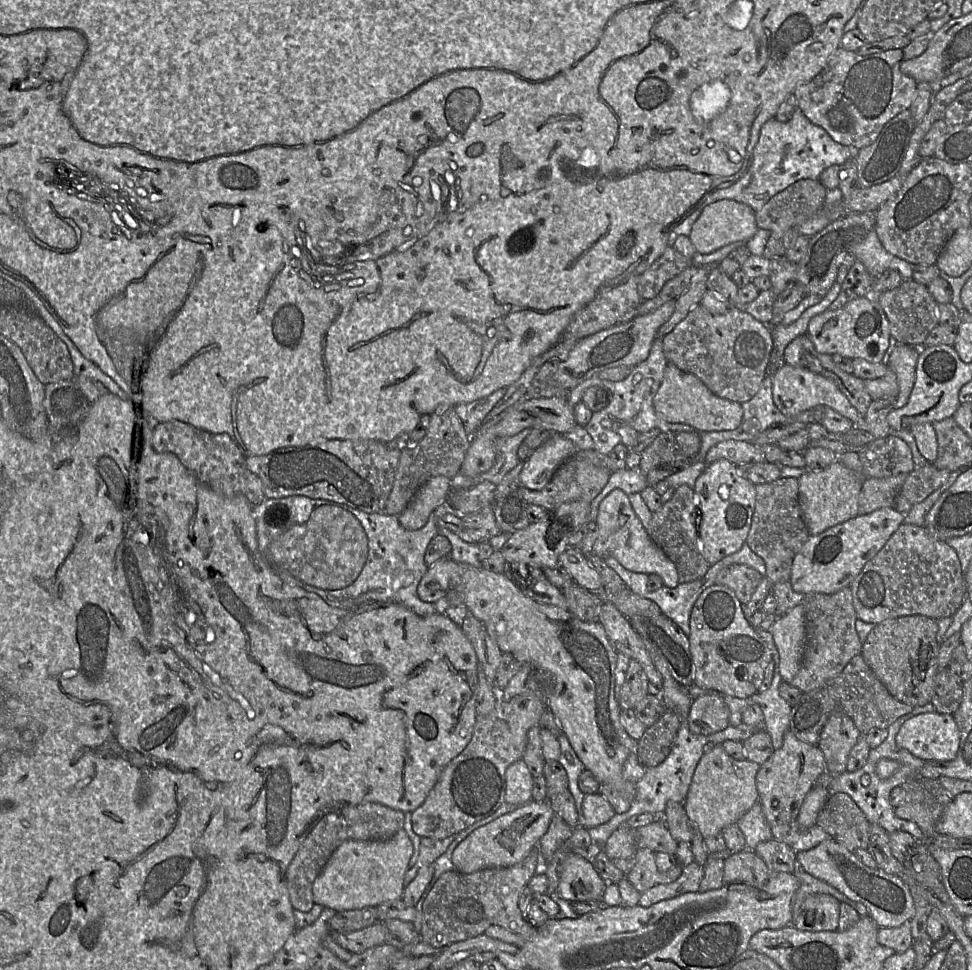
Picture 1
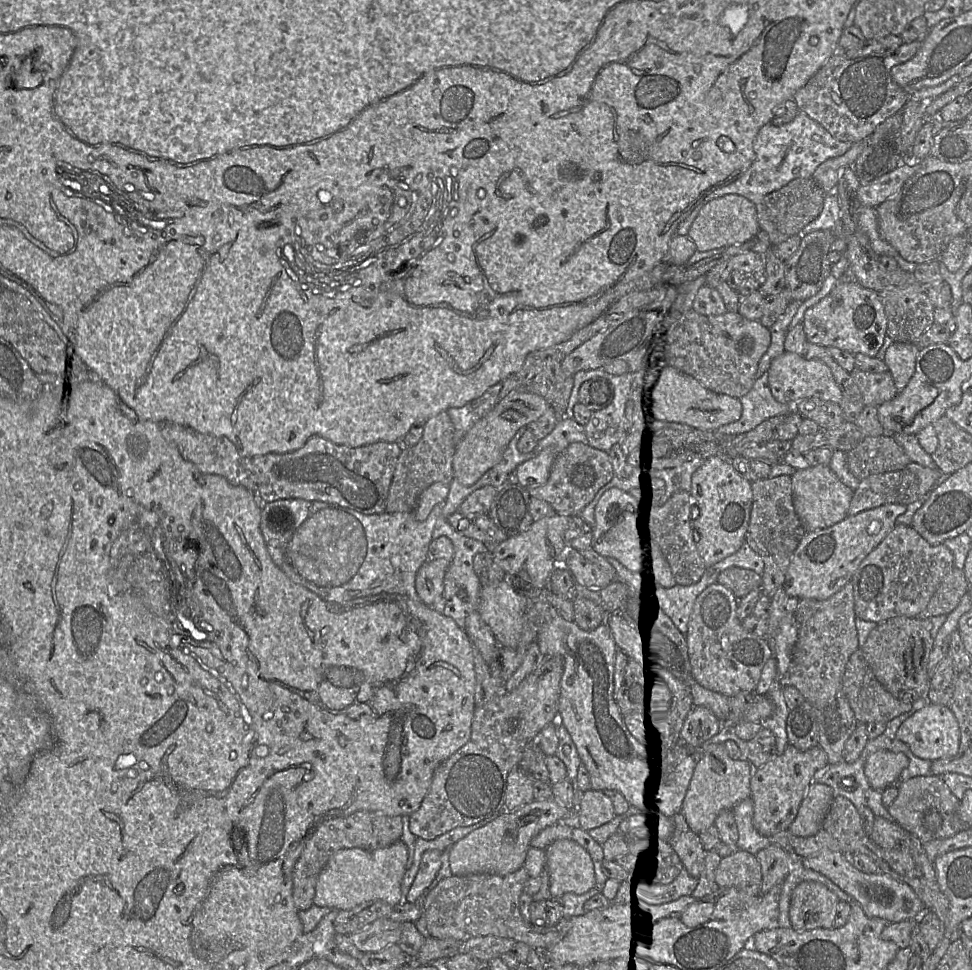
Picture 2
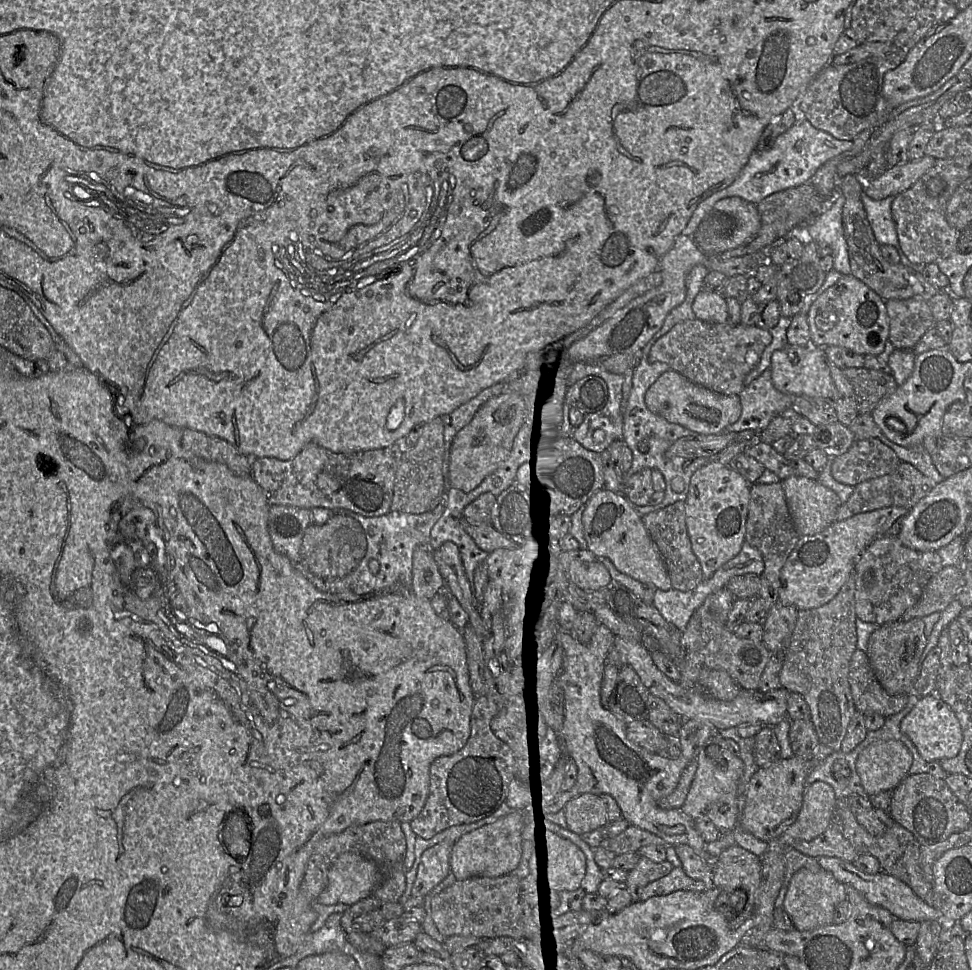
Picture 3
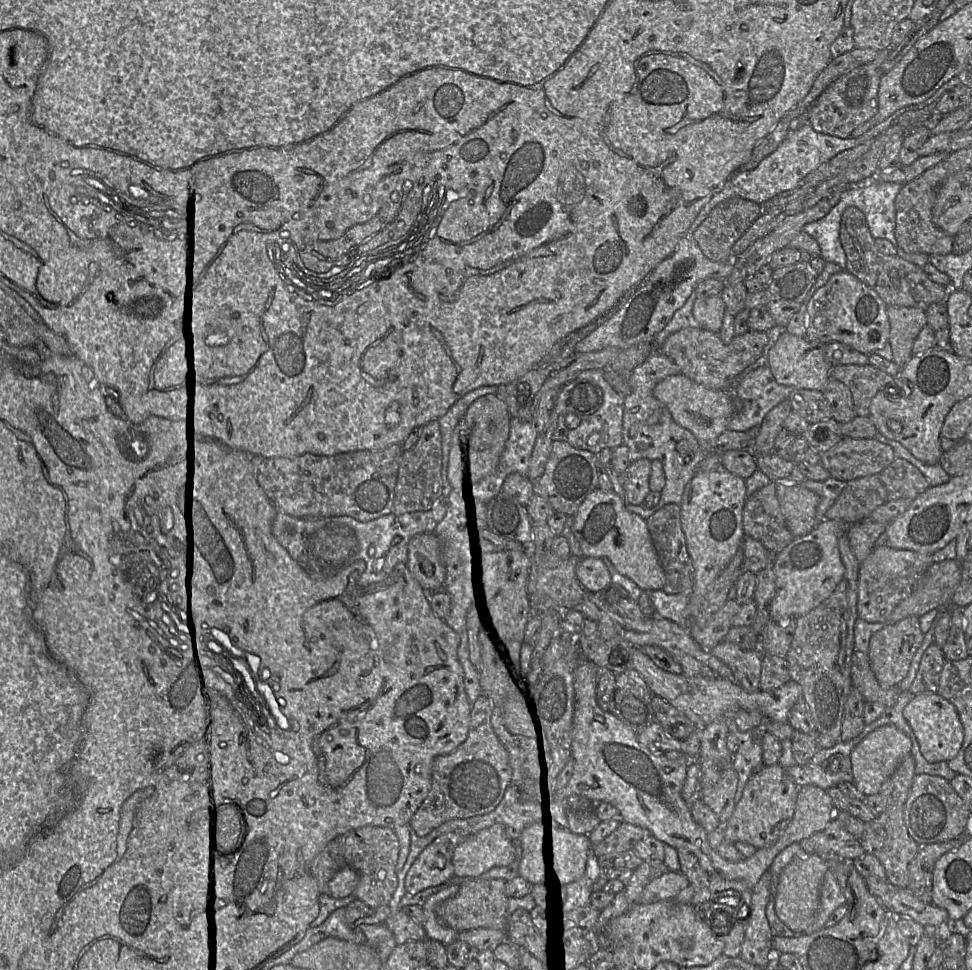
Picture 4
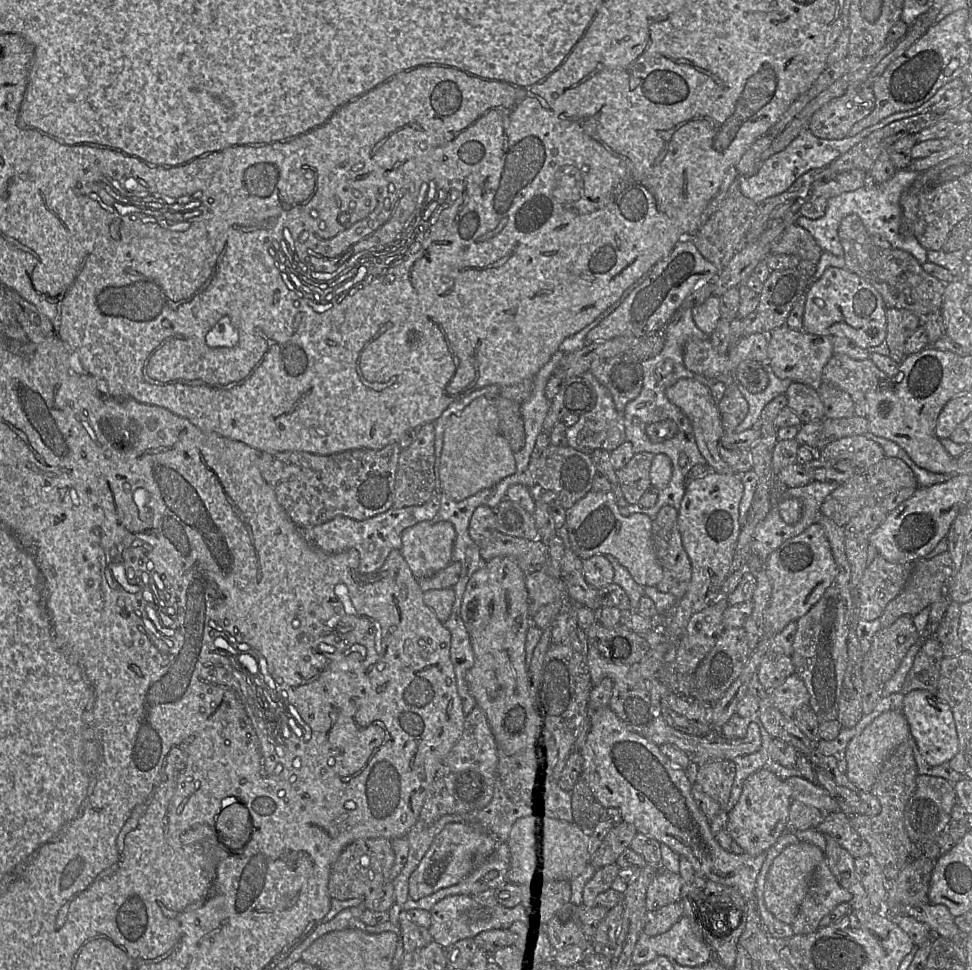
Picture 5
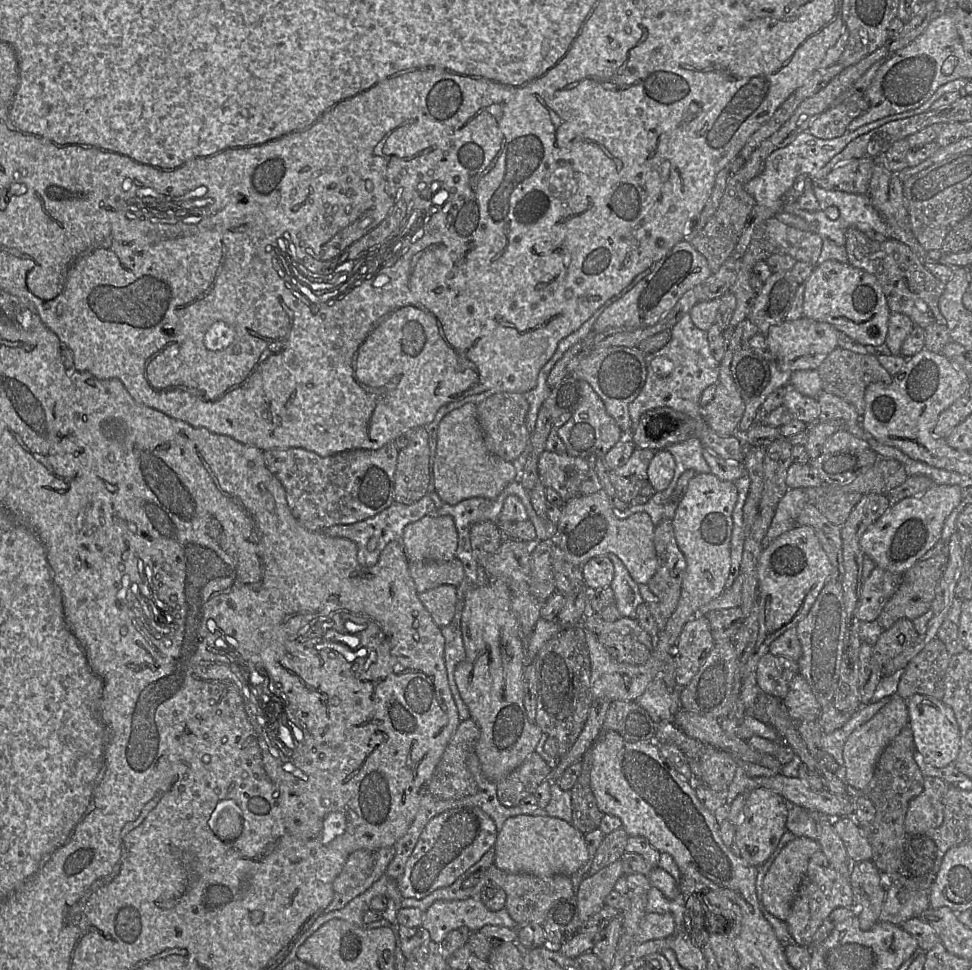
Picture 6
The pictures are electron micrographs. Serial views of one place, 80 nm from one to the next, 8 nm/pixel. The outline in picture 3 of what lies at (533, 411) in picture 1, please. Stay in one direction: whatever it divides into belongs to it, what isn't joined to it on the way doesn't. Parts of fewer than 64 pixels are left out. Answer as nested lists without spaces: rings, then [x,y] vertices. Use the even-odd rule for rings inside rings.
[[[504,392],[486,401],[452,441],[449,460],[450,486],[465,493],[471,492],[500,467],[509,455],[513,440],[524,423],[525,415],[525,401],[516,392]]]

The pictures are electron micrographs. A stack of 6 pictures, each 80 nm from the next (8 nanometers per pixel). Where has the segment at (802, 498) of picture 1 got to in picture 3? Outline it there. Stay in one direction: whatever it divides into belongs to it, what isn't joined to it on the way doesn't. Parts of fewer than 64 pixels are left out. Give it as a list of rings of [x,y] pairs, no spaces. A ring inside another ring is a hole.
[[[799,474],[780,480],[791,519],[800,536],[816,534],[835,521],[841,500],[832,489]]]

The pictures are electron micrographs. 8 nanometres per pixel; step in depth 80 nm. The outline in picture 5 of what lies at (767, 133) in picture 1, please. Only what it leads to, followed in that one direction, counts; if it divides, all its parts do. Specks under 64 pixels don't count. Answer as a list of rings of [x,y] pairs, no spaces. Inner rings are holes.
[[[927,102],[921,106],[901,111],[880,122],[864,129],[855,136],[847,136],[841,139],[824,139],[815,136],[809,128],[802,130],[799,135],[783,150],[771,155],[768,159],[758,164],[758,168],[753,175],[739,176],[739,185],[742,194],[757,204],[763,200],[781,194],[786,191],[791,185],[804,173],[815,168],[823,168],[829,165],[832,161],[849,151],[853,146],[861,142],[865,137],[897,120],[906,117],[914,116],[920,113],[931,111],[932,104],[927,105]]]

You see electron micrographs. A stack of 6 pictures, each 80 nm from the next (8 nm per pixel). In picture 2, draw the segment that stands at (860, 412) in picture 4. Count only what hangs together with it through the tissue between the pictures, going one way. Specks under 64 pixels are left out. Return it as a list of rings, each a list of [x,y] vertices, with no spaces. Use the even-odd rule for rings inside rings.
[[[855,368],[850,374],[861,392],[865,406],[878,407],[893,399],[898,393],[893,376],[889,371],[872,373]]]

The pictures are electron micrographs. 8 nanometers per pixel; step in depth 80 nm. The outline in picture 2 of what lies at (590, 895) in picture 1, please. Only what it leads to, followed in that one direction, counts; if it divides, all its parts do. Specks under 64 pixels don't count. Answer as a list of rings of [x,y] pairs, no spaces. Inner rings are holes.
[[[556,840],[545,848],[545,855],[552,898],[560,898],[565,893],[581,895],[595,886],[591,856],[575,841]]]

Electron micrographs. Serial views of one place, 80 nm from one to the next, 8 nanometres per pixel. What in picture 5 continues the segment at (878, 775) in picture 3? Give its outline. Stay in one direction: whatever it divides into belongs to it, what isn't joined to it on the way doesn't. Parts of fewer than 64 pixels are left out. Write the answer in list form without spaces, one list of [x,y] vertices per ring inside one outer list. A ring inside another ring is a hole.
[[[890,710],[881,714],[850,741],[846,750],[848,778],[861,792],[870,792],[886,760],[908,738],[911,738],[910,728],[902,710]]]

